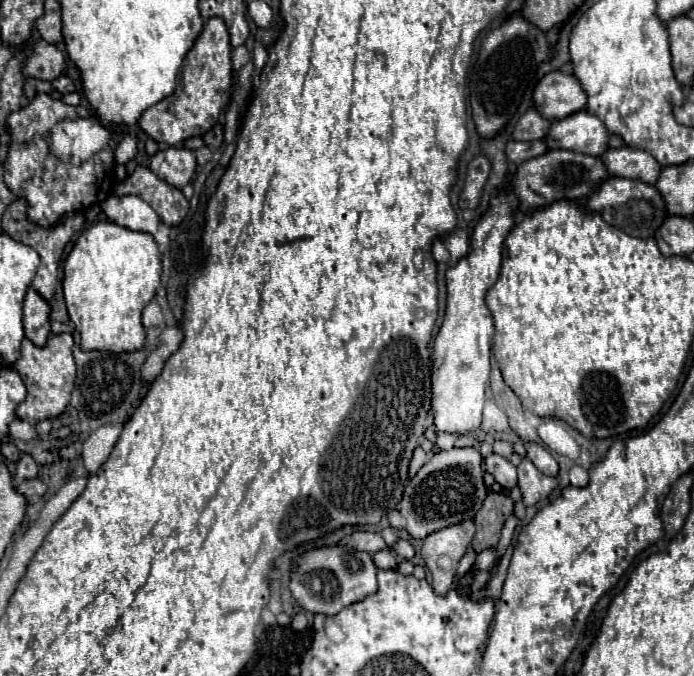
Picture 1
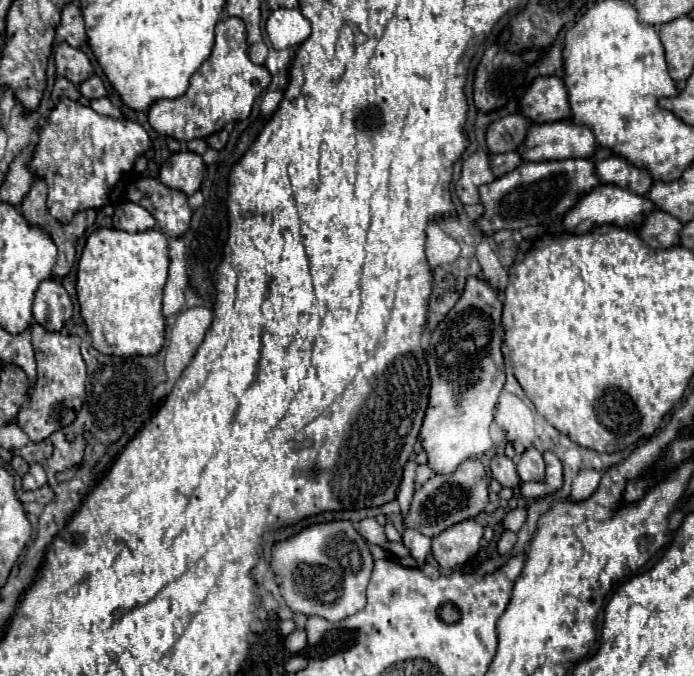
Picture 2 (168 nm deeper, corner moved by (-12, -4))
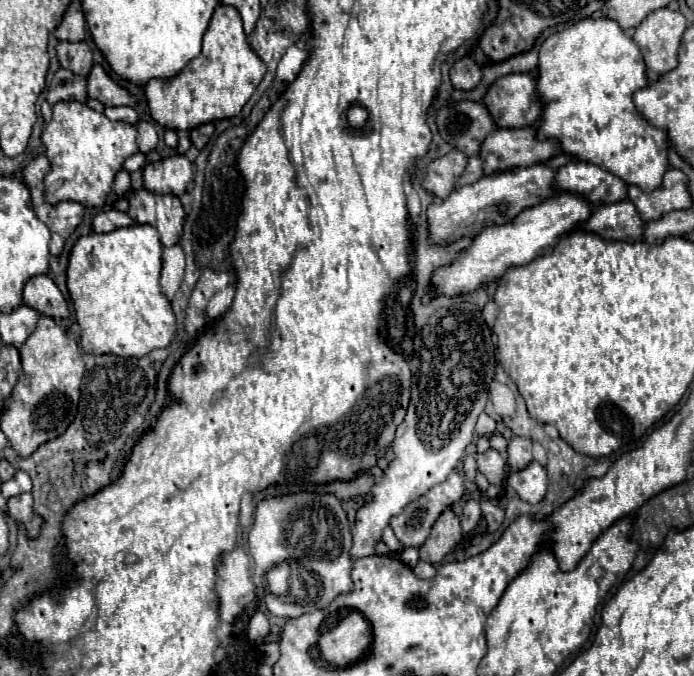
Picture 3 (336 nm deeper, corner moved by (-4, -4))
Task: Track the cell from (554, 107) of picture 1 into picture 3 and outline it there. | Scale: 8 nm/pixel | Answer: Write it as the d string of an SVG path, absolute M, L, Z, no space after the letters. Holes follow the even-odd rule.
M508 74L496 80L484 104L500 128L534 126L542 116L542 100L538 96L536 78L530 74Z

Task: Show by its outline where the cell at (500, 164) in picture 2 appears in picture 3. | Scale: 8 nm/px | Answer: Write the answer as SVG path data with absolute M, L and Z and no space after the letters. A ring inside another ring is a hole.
M476 156L476 158L470 158L470 162L468 162L468 166L466 166L458 184L466 186L466 184L472 184L472 182L480 180L482 176L484 176L484 160L480 156Z

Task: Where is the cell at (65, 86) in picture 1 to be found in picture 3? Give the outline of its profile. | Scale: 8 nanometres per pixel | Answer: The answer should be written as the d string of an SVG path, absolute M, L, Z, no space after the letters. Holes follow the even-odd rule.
M94 66L88 74L88 96L100 100L104 106L134 106L134 98L128 90L120 88L102 66Z

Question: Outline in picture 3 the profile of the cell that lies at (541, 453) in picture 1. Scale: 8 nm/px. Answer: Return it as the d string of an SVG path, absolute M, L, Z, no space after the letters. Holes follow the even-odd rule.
M536 460L530 462L524 470L512 472L508 478L508 486L528 504L538 504L546 496L548 490L548 474L546 468Z

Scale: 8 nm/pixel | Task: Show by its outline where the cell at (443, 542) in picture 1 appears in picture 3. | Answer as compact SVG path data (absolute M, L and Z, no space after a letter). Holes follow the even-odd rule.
M446 510L440 514L436 524L432 526L432 532L428 540L420 546L420 560L436 564L442 562L446 554L452 552L452 548L462 540L462 528L460 520L452 510Z

